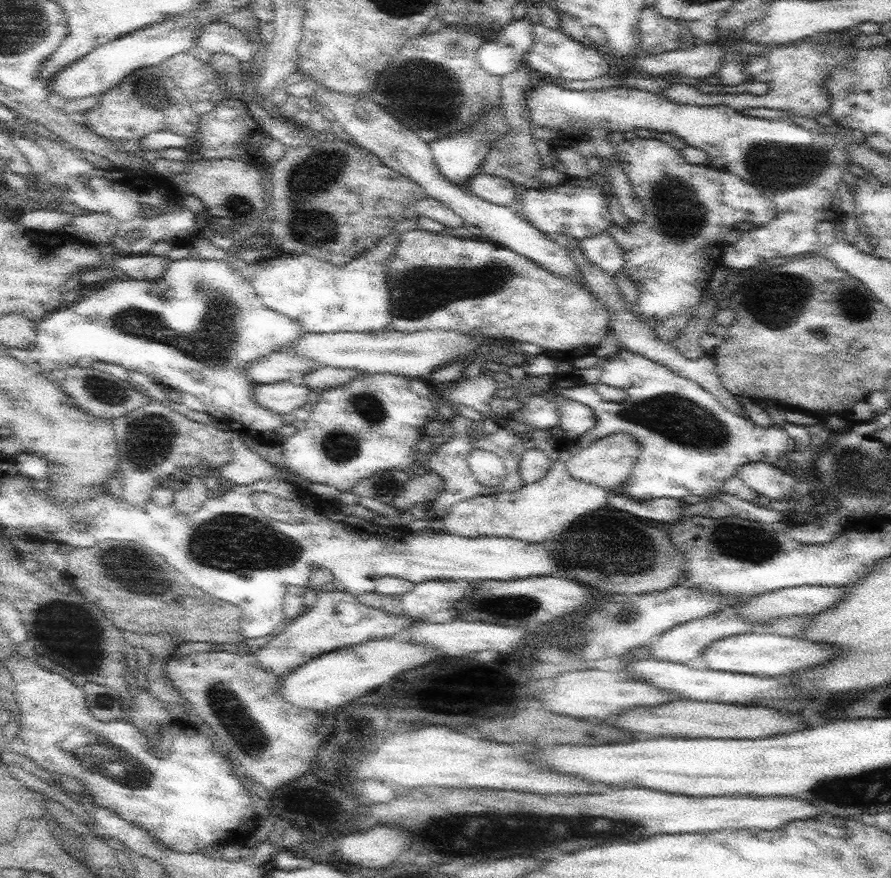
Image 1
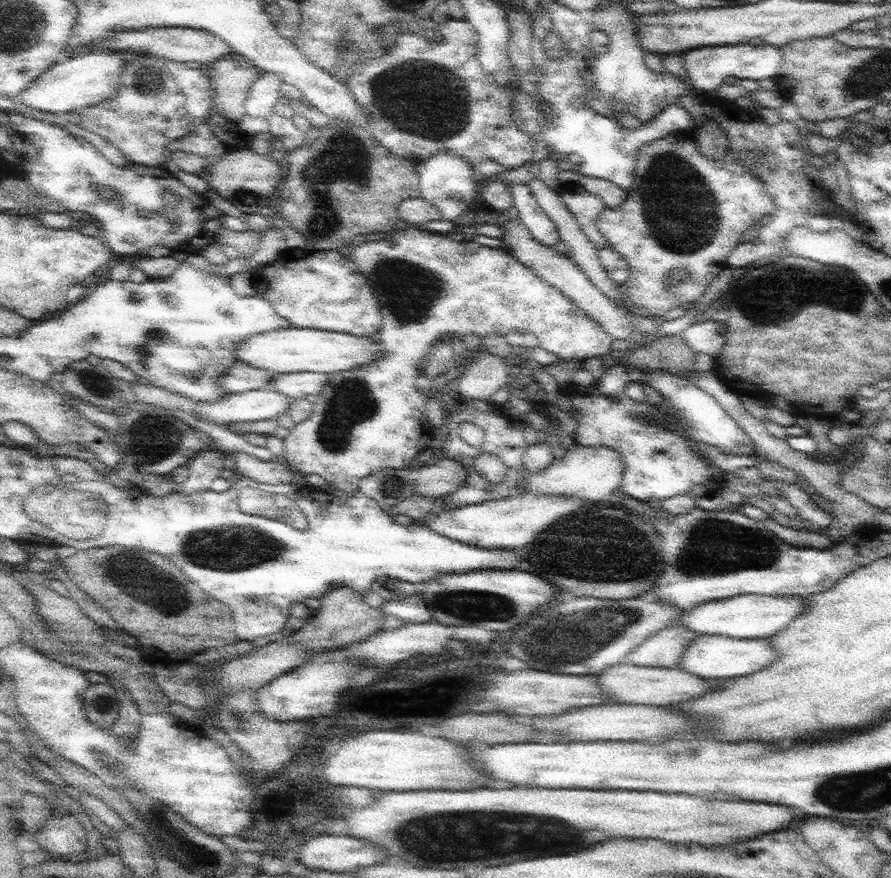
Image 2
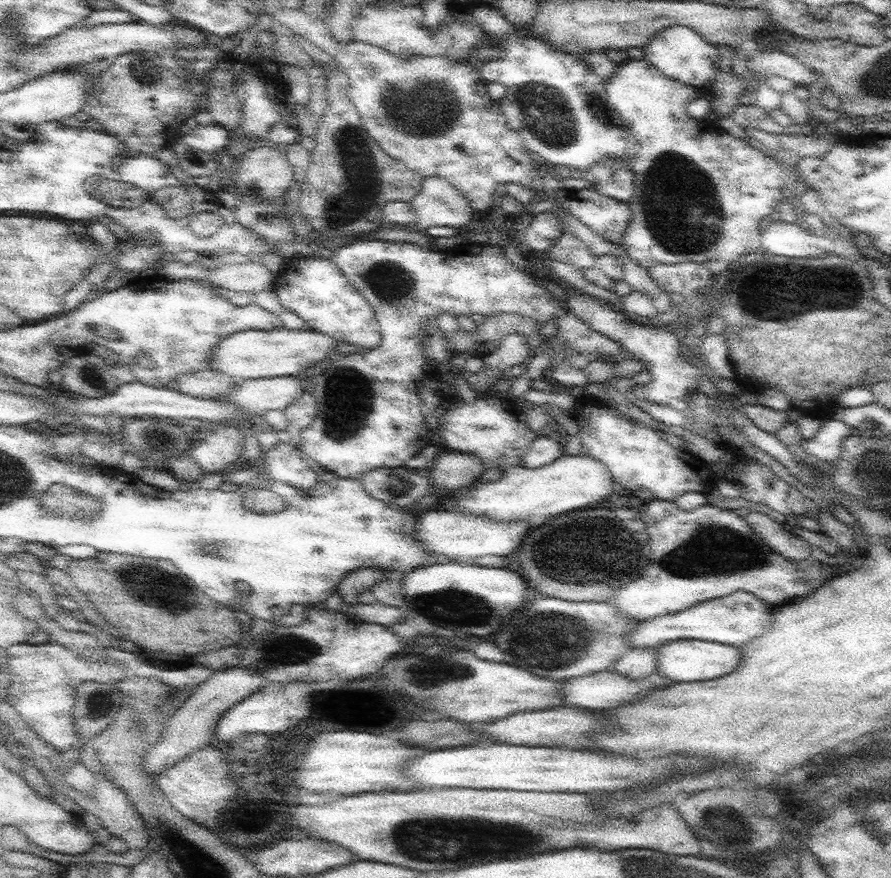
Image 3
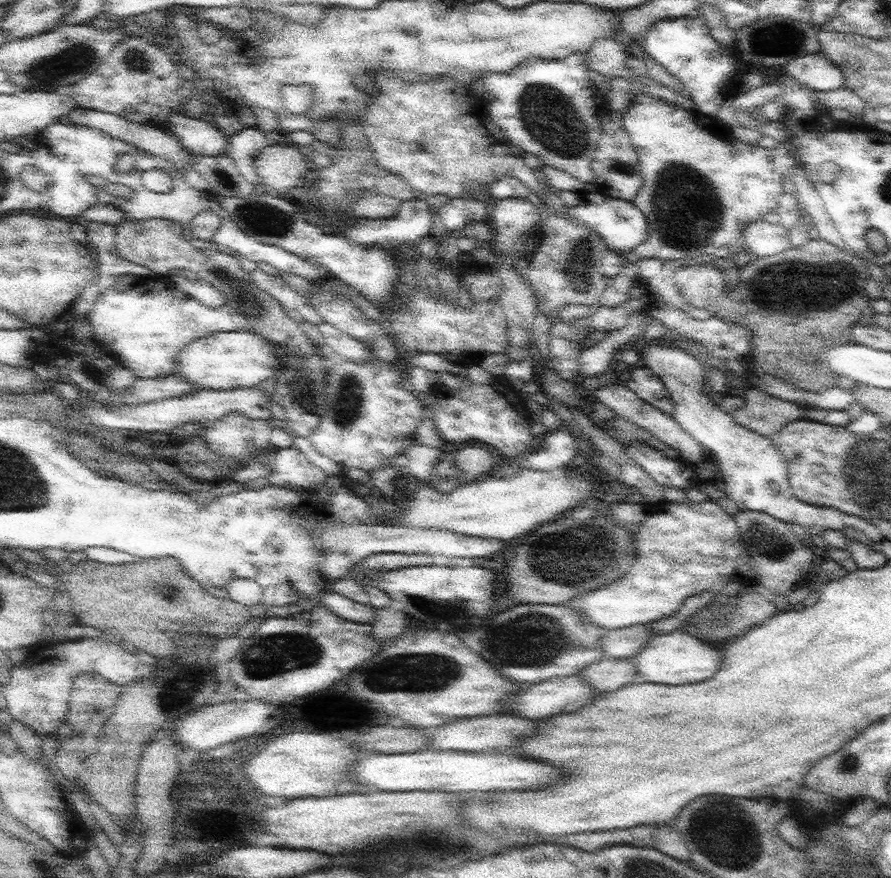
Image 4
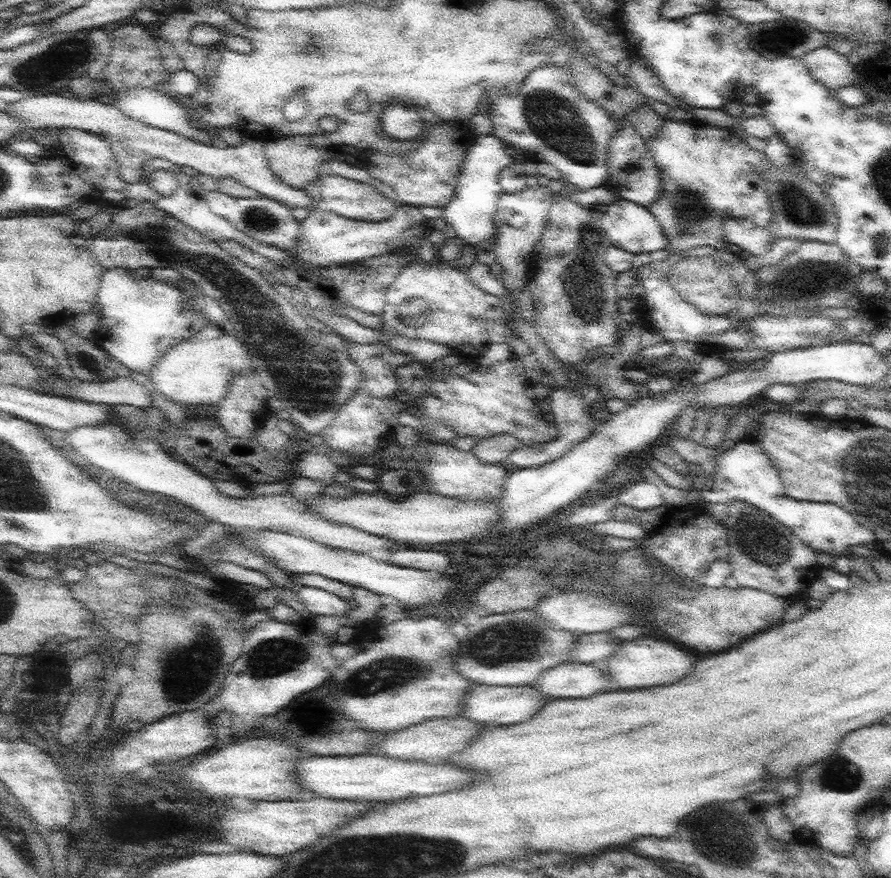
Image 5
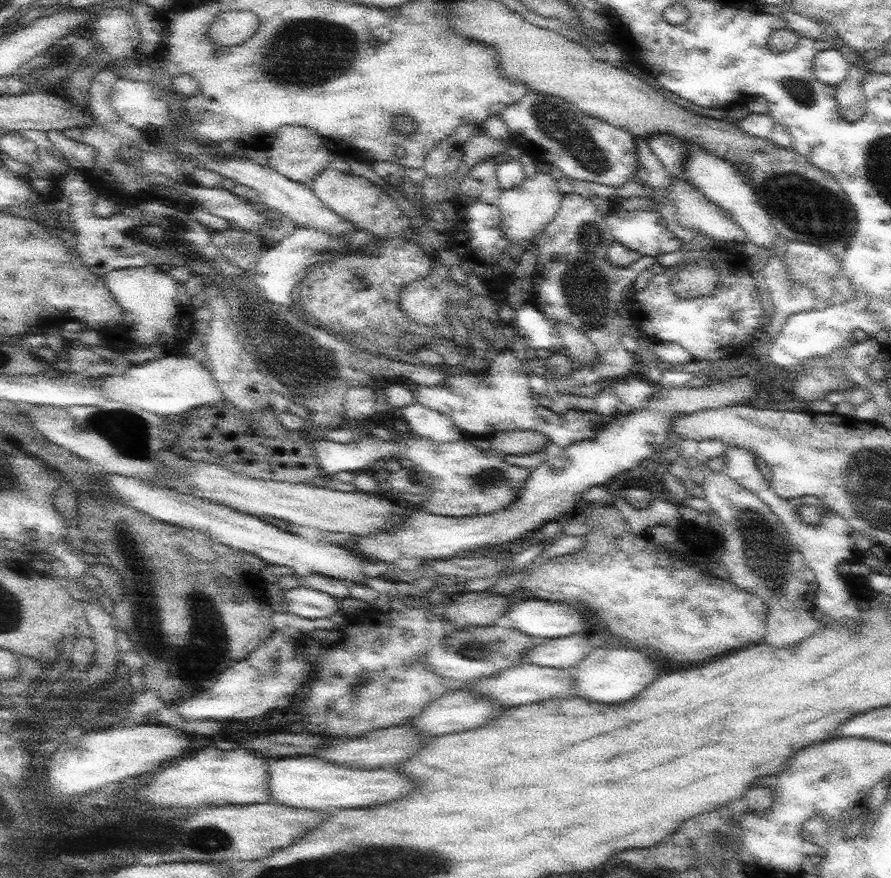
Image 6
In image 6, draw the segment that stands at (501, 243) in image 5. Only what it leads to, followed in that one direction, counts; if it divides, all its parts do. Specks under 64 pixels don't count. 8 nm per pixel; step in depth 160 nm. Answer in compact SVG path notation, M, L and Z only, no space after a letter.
M541 166L534 177L527 178L516 189L503 190L499 200L501 210L501 227L509 244L527 246L538 236L539 232L551 221L559 211L564 192L560 190L557 180L547 168Z

